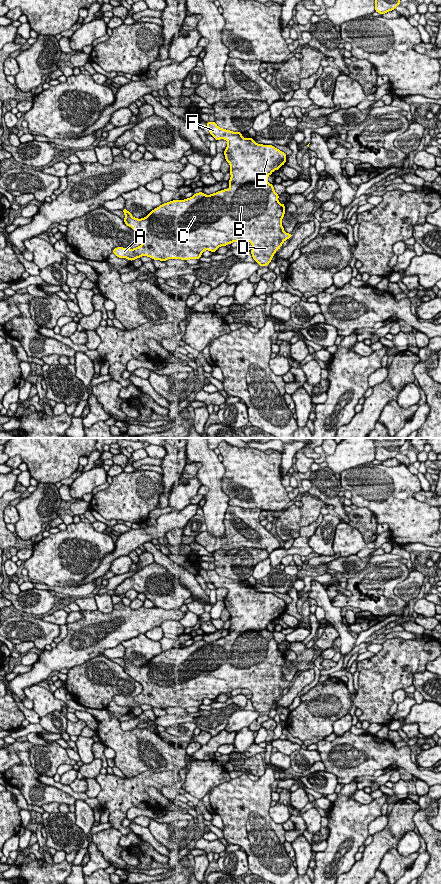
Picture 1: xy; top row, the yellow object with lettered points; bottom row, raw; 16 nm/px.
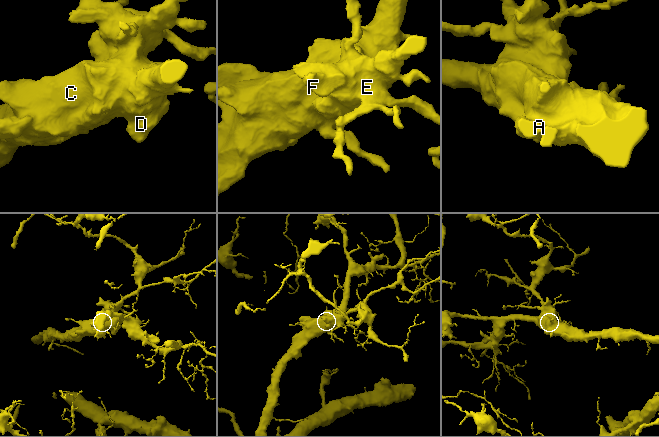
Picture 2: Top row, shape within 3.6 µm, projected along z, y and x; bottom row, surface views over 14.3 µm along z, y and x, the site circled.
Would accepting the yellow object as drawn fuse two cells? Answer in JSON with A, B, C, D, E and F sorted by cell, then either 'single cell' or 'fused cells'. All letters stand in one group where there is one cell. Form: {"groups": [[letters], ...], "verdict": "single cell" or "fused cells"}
{"groups": [["A", "B", "C", "D", "E", "F"]], "verdict": "single cell"}

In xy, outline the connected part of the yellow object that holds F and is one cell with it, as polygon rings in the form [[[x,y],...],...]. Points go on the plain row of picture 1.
[[[207,570],[207,576],[215,588],[224,587],[228,593],[223,600],[225,608],[230,613],[229,637],[224,637],[216,641],[206,643],[203,640],[194,642],[192,645],[184,648],[172,648],[161,652],[152,658],[145,666],[134,666],[125,656],[122,657],[125,663],[124,671],[131,675],[142,686],[143,690],[137,696],[114,696],[114,701],[119,706],[134,707],[147,704],[153,708],[166,709],[168,707],[198,708],[205,698],[213,701],[220,694],[226,694],[237,689],[249,689],[252,692],[251,702],[255,710],[261,715],[267,714],[278,697],[281,696],[284,689],[292,683],[286,681],[282,674],[282,667],[285,662],[285,652],[278,649],[279,643],[275,640],[273,632],[267,629],[273,619],[279,618],[286,610],[286,602],[272,593],[257,592],[252,586],[243,586],[242,580],[233,580],[217,574],[214,570]]]

